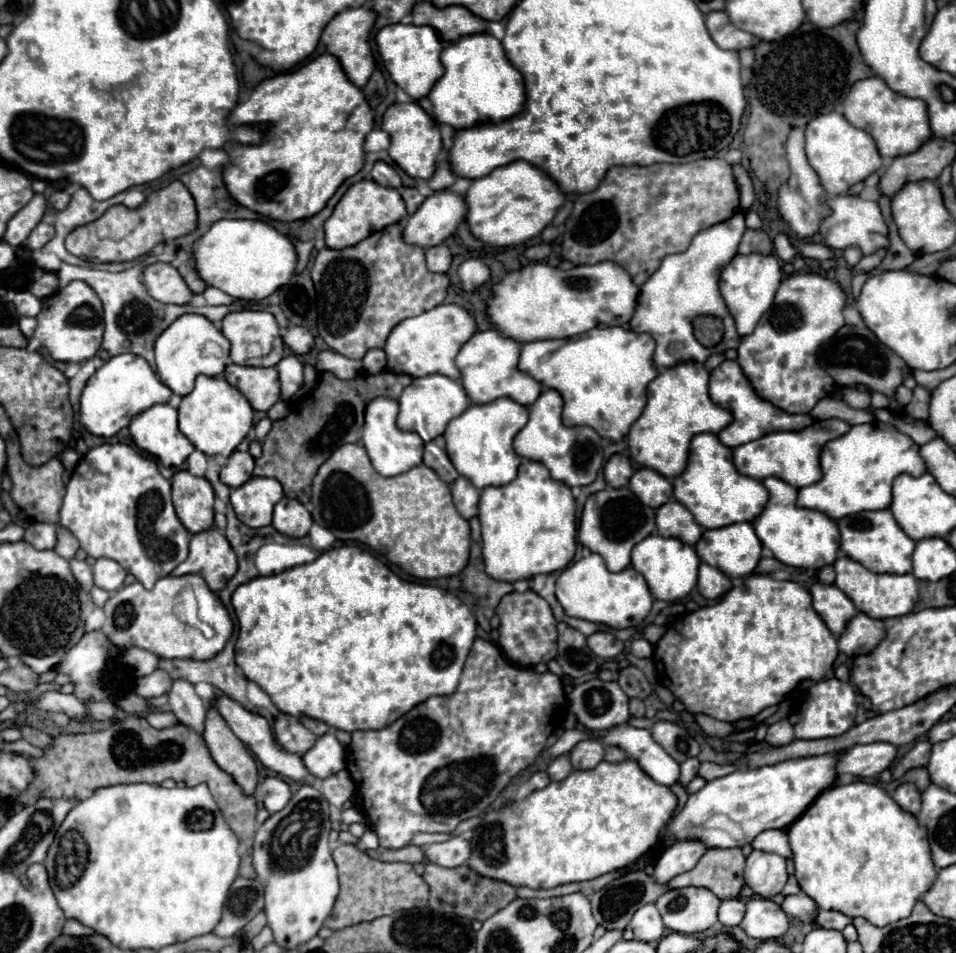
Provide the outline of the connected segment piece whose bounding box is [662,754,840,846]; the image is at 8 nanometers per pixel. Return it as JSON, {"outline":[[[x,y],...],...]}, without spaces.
{"outline":[[[822,754],[822,756],[808,756],[808,758],[790,758],[772,766],[760,766],[760,768],[746,768],[746,770],[736,770],[728,776],[716,778],[712,782],[706,782],[702,790],[696,794],[690,794],[686,806],[682,812],[666,826],[664,830],[664,844],[670,846],[678,840],[686,838],[696,838],[704,840],[708,846],[718,846],[712,844],[712,836],[708,834],[704,838],[704,824],[716,814],[728,816],[734,824],[740,826],[742,836],[740,842],[736,840],[734,846],[744,846],[750,844],[760,832],[770,830],[770,828],[788,828],[792,820],[800,818],[808,804],[816,800],[816,796],[830,788],[838,774],[836,774],[836,758],[840,754]]]}

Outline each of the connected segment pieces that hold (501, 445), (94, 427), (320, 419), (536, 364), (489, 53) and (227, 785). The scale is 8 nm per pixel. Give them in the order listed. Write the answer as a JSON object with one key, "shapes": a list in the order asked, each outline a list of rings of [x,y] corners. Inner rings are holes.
{"shapes":[[[[498,398],[480,406],[472,404],[464,414],[454,418],[444,432],[446,452],[458,474],[466,476],[480,490],[512,482],[520,466],[520,456],[512,450],[512,438],[526,426],[526,422],[528,408],[512,402],[510,398]]],[[[120,354],[110,358],[96,374],[88,380],[80,400],[80,422],[96,436],[112,438],[122,428],[130,426],[132,418],[142,414],[154,404],[168,404],[172,390],[162,384],[150,364],[136,354]]],[[[322,372],[316,386],[318,388],[310,396],[308,414],[300,414],[298,408],[296,412],[292,410],[286,418],[272,424],[272,430],[262,442],[262,456],[256,460],[254,468],[256,476],[276,478],[282,484],[284,494],[302,504],[310,502],[310,488],[316,470],[338,446],[360,442],[364,426],[364,400],[354,388],[348,388],[350,382],[340,380],[330,372]]],[[[620,326],[610,328],[592,328],[590,332],[580,334],[578,338],[564,340],[534,340],[522,344],[520,354],[520,370],[536,378],[542,386],[558,390],[564,398],[564,426],[590,426],[602,438],[610,442],[622,442],[628,436],[628,426],[636,422],[636,418],[644,410],[646,402],[646,386],[656,378],[658,370],[652,366],[656,342],[652,342],[650,334],[636,334],[634,330],[626,330]]],[[[492,34],[460,38],[444,48],[440,60],[444,76],[428,94],[438,122],[464,130],[464,126],[478,126],[480,122],[504,122],[504,118],[514,118],[524,110],[524,78],[506,58],[502,42]]],[[[126,716],[122,720],[114,720],[108,728],[98,732],[86,732],[86,734],[62,734],[54,738],[54,746],[44,750],[44,758],[32,760],[36,768],[36,780],[30,784],[30,788],[20,794],[16,800],[20,800],[24,806],[36,802],[40,796],[48,798],[76,798],[84,800],[90,798],[98,788],[118,786],[118,784],[136,784],[136,782],[148,782],[148,784],[160,784],[166,778],[172,778],[174,782],[184,782],[186,786],[196,784],[208,784],[218,808],[222,810],[228,826],[236,832],[236,836],[244,842],[254,838],[256,832],[256,798],[244,794],[240,786],[236,786],[236,780],[220,770],[216,762],[212,762],[212,756],[208,754],[204,738],[184,726],[176,724],[172,728],[154,730],[144,718],[138,716]]]]}

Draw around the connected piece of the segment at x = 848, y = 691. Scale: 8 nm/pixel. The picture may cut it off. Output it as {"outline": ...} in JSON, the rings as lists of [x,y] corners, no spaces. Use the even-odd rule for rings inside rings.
{"outline":[[[838,678],[830,680],[820,680],[812,684],[806,692],[806,698],[802,700],[800,708],[788,716],[788,720],[794,726],[796,738],[800,740],[818,740],[818,738],[828,738],[828,736],[840,736],[846,730],[854,726],[856,718],[856,694],[854,688],[848,682],[840,682]]]}

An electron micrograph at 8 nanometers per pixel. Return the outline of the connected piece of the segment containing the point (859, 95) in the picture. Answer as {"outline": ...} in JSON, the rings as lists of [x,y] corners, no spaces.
{"outline":[[[870,76],[856,82],[842,104],[846,120],[866,130],[880,150],[882,158],[898,158],[916,152],[928,138],[932,138],[932,128],[928,126],[928,106],[920,98],[906,98],[888,88],[880,76]]]}

